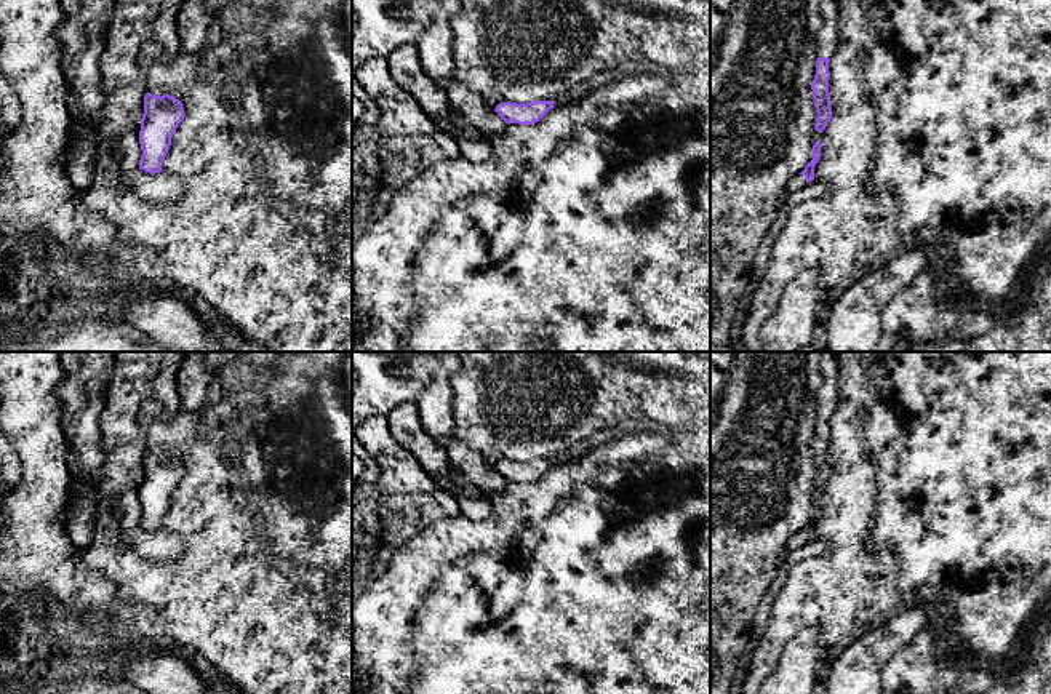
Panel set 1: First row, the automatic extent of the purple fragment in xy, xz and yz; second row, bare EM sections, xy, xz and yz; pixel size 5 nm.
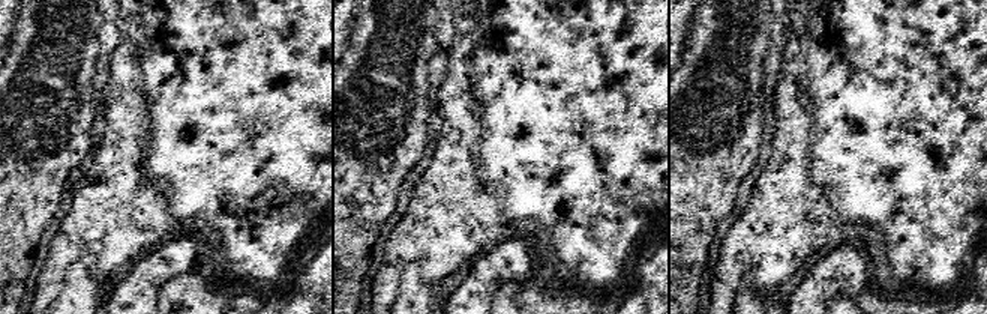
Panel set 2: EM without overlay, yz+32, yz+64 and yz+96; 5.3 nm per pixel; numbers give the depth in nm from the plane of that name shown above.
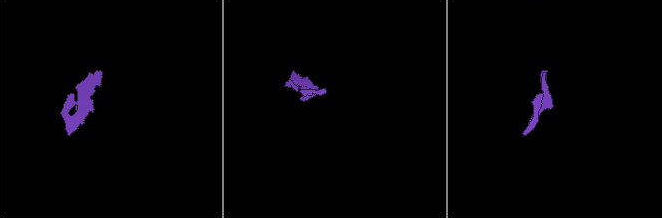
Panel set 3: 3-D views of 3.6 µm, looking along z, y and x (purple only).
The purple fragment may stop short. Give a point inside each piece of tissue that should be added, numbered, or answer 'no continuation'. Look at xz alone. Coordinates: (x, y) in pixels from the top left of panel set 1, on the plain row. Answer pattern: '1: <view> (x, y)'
no continuation

